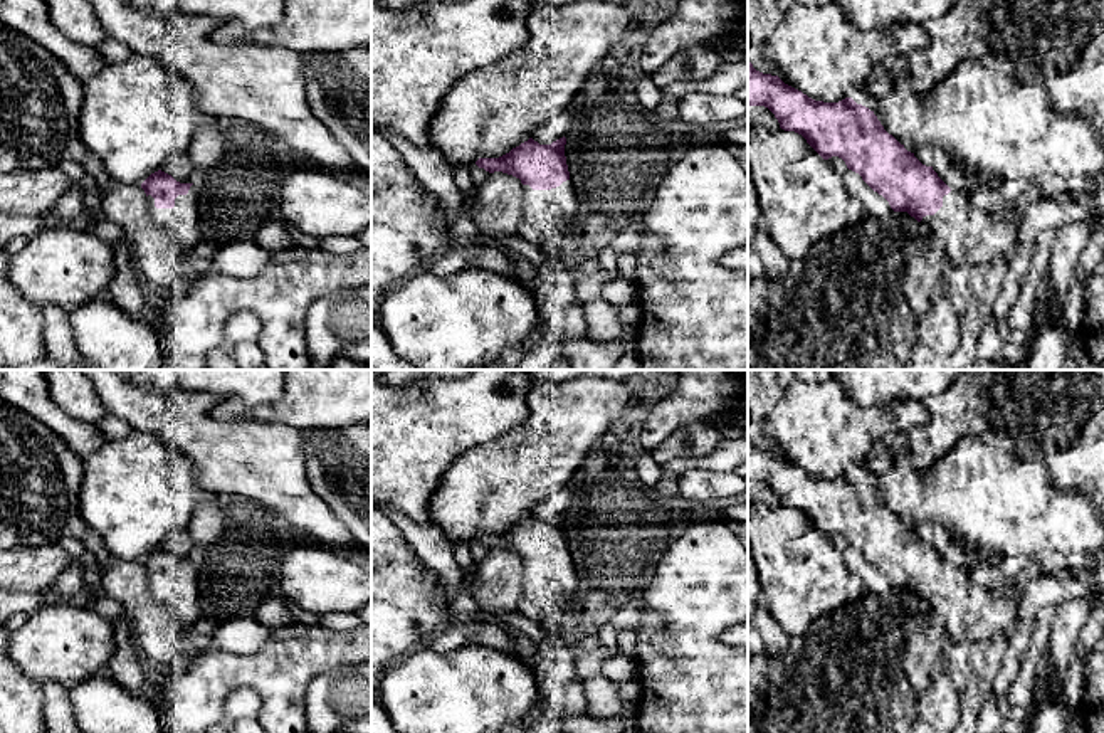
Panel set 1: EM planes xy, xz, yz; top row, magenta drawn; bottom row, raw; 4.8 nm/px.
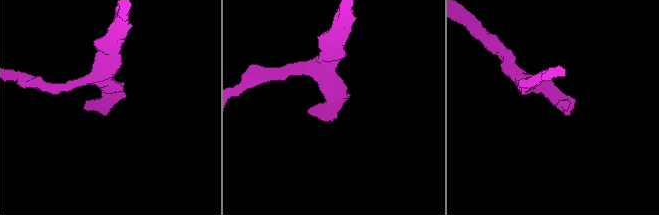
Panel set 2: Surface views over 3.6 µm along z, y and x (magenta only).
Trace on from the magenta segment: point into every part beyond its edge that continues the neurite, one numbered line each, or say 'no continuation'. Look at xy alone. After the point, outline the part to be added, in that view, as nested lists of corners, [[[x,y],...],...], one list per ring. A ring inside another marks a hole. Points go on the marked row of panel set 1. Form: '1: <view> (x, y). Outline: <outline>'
1: xy (182, 221). Outline: [[[193,185],[187,195],[178,195],[175,198],[173,208],[156,208],[155,198],[148,195],[146,212],[151,222],[173,234],[188,254],[193,245],[202,240],[200,192]]]

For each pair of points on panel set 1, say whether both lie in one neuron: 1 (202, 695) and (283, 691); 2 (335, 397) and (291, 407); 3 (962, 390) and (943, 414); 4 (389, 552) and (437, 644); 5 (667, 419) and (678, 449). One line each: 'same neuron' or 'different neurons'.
1: same neuron
2: same neuron
3: same neuron
4: different neurons
5: different neurons

